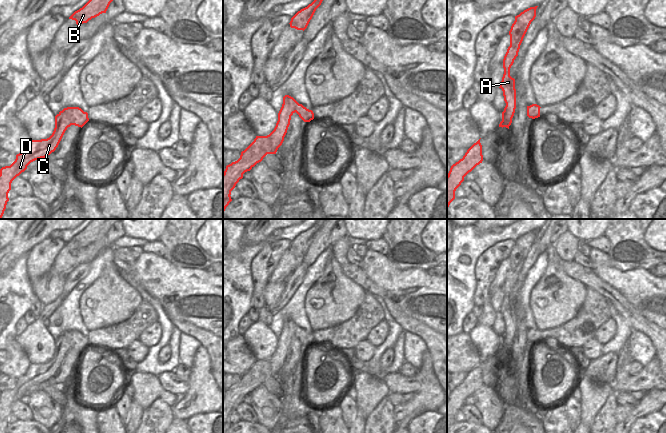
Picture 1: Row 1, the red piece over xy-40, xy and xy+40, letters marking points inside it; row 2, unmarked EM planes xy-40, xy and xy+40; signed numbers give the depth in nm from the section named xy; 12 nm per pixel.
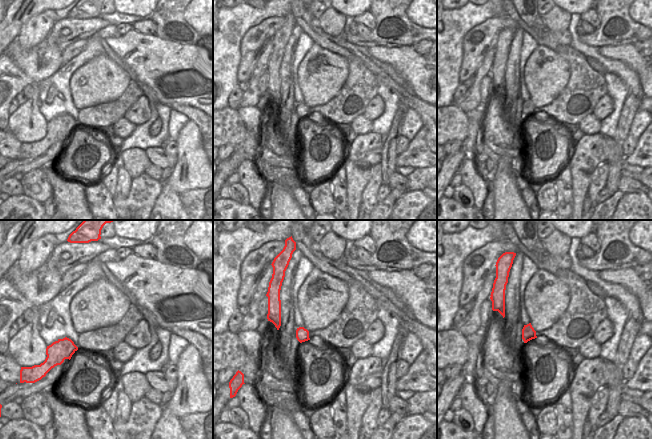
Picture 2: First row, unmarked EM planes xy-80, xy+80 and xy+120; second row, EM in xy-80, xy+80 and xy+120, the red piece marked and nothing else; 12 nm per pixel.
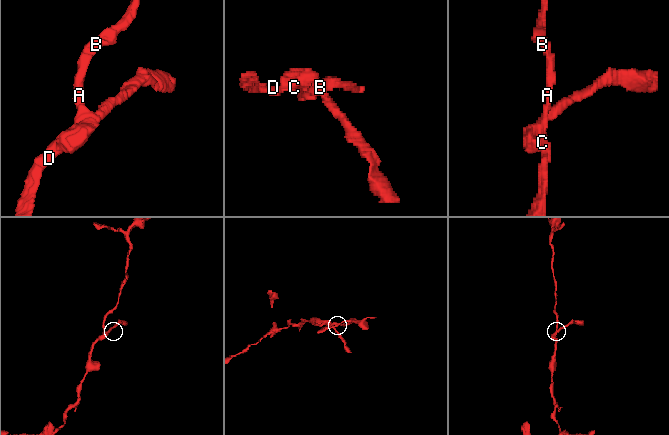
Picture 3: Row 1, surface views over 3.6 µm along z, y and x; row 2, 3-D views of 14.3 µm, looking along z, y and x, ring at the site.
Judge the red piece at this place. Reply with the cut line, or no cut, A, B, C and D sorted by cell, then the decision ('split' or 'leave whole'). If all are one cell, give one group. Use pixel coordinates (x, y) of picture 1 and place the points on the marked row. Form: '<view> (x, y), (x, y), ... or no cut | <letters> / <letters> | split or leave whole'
xy-40 (71, 107), (55, 139), (35, 146), (36, 158) | A B D / C | split

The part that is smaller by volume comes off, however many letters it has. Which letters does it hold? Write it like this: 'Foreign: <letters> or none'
Foreign: C

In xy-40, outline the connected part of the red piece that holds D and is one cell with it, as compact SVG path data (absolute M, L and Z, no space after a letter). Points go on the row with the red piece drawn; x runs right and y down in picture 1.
M71 107L64 108L55 116L55 128L52 135L47 139L30 140L26 149L16 155L15 161L10 166L0 169L0 219L2 218L9 201L8 193L11 190L12 181L27 169L27 166L38 158L35 157L35 146L37 144L53 143L58 134L59 127L64 116L71 116Z

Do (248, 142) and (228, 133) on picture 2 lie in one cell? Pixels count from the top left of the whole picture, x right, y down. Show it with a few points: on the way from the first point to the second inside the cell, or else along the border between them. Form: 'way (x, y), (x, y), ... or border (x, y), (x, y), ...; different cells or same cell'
border (246, 129), (246, 135), (238, 145); different cells

